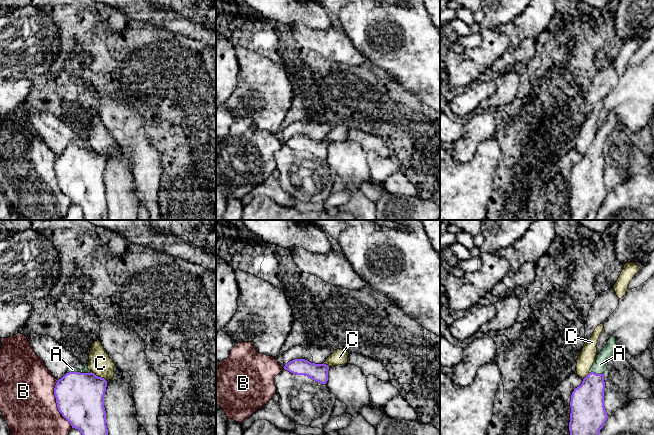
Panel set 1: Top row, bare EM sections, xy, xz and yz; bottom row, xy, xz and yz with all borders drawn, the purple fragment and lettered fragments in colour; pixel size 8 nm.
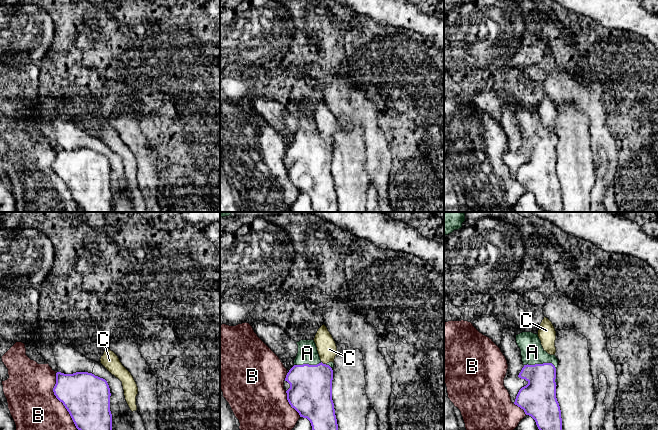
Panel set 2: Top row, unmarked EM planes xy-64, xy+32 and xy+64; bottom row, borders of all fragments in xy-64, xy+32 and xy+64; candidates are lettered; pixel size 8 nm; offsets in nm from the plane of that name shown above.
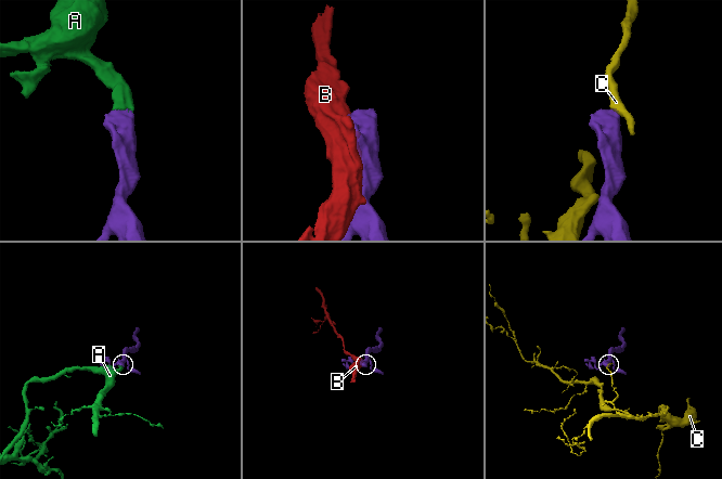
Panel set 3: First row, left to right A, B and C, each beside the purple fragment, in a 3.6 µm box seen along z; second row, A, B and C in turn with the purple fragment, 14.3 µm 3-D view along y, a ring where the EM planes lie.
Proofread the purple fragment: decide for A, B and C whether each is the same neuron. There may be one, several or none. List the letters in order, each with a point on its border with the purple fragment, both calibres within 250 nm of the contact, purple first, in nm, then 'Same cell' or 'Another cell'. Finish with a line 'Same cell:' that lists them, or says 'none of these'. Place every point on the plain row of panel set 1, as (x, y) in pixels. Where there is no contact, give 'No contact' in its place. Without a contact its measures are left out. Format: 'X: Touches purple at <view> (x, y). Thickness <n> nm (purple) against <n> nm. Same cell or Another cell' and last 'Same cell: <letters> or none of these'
A: Touches purple at xy (78, 148). Thickness 380 nm (purple) against 50 nm. Same cell
B: Touches purple at xy (57, 180). Thickness 380 nm (purple) against 440 nm. Another cell
C: Touches purple at xy (99, 153). Thickness 380 nm (purple) against 180 nm. Another cell
Same cell: A

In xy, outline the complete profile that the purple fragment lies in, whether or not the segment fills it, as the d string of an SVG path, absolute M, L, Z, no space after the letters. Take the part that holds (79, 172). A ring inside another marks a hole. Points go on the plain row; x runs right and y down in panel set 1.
M82 138L81 140L85 143L84 146L70 143L66 150L57 157L54 164L57 184L72 204L80 207L85 220L109 220L104 183L107 157L92 149L88 145L88 140Z

